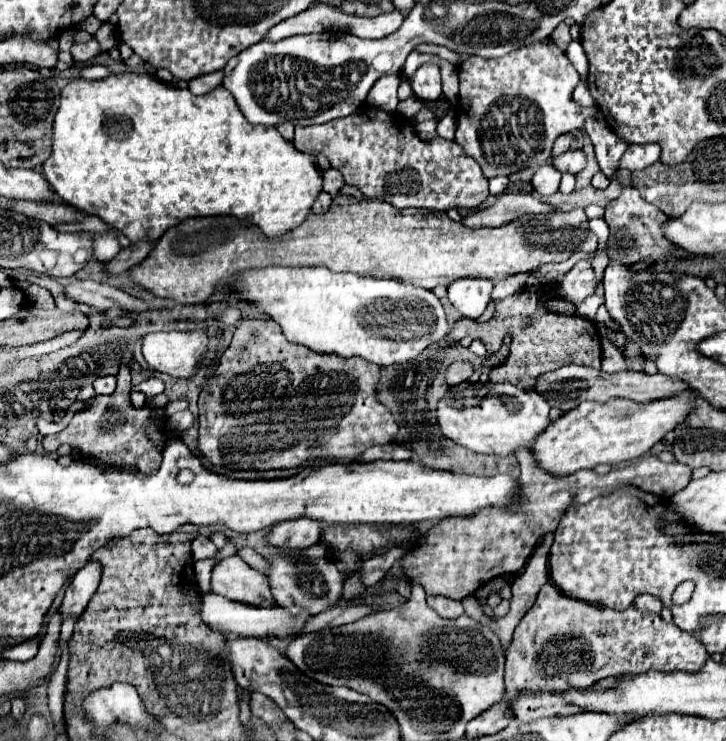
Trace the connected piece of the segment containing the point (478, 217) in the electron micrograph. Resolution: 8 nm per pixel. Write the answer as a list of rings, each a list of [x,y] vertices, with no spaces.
[[[503,193],[497,197],[497,203],[487,209],[477,209],[475,213],[463,217],[463,225],[467,227],[499,227],[505,225],[525,213],[551,213],[553,207],[535,199],[529,193]]]

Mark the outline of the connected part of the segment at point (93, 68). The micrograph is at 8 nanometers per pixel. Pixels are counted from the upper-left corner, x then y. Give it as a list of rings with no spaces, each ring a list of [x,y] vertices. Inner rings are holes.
[[[89,65],[81,71],[81,77],[85,77],[85,79],[105,79],[109,75],[111,75],[111,71],[103,65]]]

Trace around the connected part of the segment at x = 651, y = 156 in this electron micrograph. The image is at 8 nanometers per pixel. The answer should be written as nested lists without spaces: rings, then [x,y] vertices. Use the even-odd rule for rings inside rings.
[[[647,143],[647,145],[629,145],[623,157],[619,159],[619,169],[629,169],[629,171],[639,171],[649,165],[653,165],[659,159],[659,145]]]

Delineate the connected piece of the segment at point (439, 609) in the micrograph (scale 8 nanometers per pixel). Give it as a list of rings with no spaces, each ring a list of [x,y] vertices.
[[[429,595],[427,605],[443,619],[457,619],[463,613],[461,601],[455,601],[455,599],[449,599],[443,595]]]

